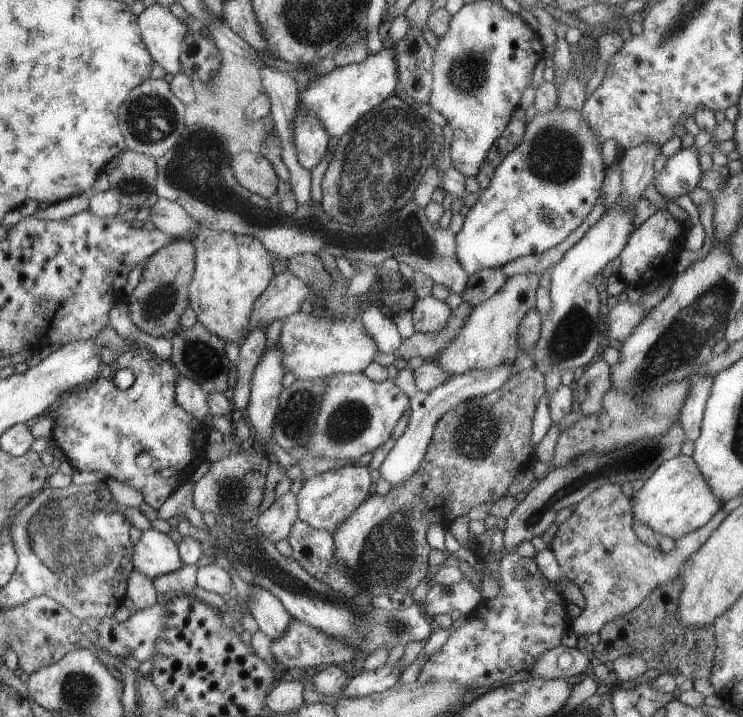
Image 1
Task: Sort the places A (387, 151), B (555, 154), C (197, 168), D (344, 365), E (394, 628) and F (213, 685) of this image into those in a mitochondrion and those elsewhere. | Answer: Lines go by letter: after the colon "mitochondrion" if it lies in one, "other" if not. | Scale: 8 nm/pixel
A: mitochondrion
B: mitochondrion
C: mitochondrion
D: other
E: mitochondrion
F: other

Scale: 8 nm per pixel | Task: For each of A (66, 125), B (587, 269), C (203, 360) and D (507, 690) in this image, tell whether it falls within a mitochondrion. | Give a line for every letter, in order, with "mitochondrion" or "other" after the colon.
A: mitochondrion
B: other
C: mitochondrion
D: other

